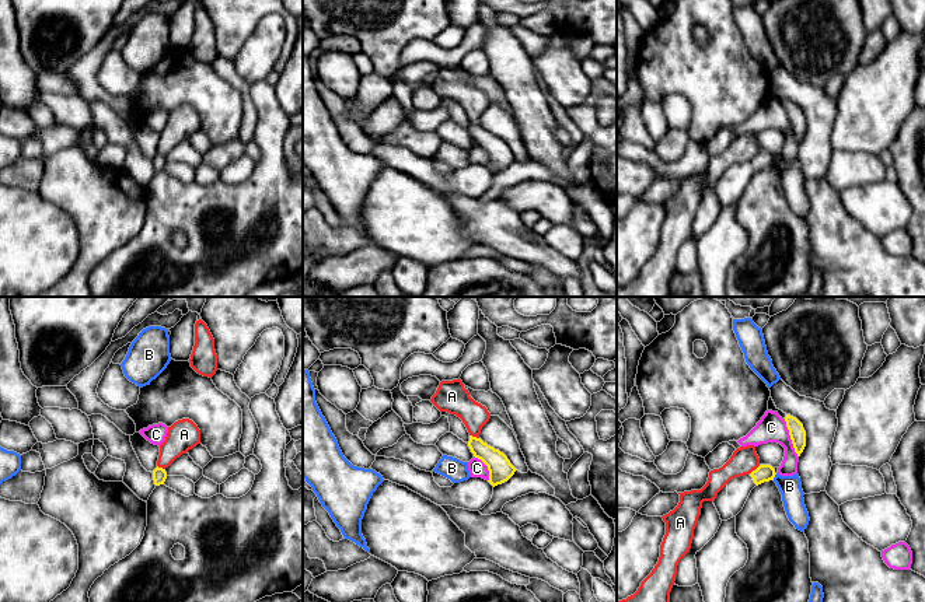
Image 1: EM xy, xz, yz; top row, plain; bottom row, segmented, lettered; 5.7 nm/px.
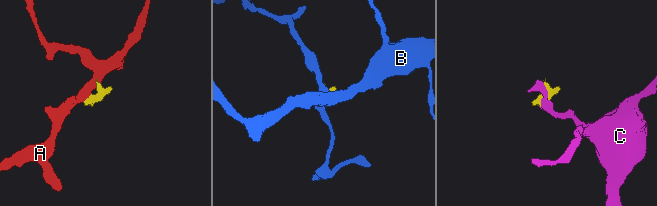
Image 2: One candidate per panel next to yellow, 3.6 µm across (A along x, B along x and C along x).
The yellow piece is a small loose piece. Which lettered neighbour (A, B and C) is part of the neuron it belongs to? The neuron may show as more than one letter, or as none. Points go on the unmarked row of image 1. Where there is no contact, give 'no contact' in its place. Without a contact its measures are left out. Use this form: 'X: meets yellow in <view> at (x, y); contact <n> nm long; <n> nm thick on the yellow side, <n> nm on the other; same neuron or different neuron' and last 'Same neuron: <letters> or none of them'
A: meets yellow in yz at (756, 156); contact 90 nm long; 100 nm thick on the yellow side, 160 nm on the other; different neuron
B: meets yellow in yz at (774, 163); contact 50 nm long; 100 nm thick on the yellow side, 130 nm on the other; different neuron
C: meets yellow in yz at (791, 125); contact 240 nm long; 90 nm thick on the yellow side, 160 nm on the other; different neuron
Same neuron: none of them

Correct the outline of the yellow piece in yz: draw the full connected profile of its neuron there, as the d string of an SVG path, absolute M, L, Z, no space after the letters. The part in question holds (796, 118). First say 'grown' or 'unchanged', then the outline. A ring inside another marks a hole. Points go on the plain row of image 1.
grown; M771 83L768 87L768 97L776 98L786 108L786 113L789 116L789 122L790 122L795 139L797 140L797 143L800 143L800 140L803 139L806 133L806 118L803 115L803 111L796 104L779 97L775 92Z

